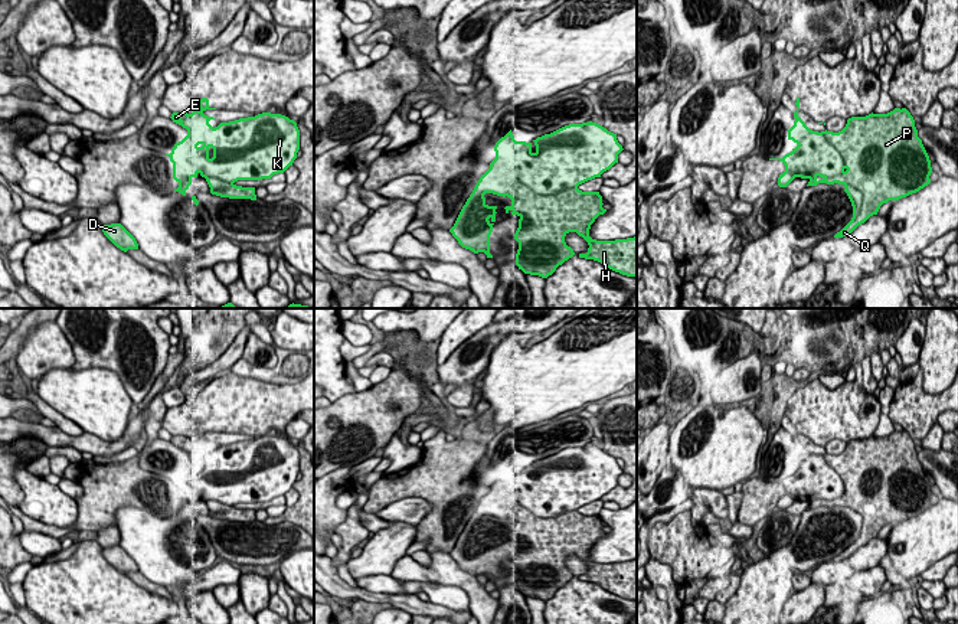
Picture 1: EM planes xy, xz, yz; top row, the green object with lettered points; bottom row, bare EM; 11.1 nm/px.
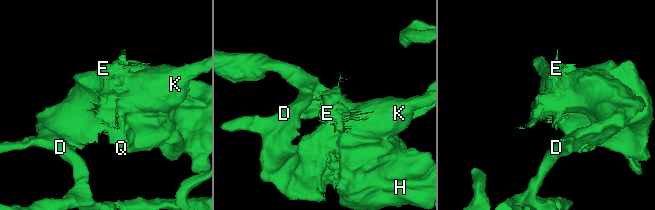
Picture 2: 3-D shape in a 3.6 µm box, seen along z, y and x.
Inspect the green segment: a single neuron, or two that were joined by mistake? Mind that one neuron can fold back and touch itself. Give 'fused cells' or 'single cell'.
fused cells

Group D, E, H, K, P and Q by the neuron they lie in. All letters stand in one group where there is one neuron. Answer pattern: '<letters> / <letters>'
D E H P Q / K

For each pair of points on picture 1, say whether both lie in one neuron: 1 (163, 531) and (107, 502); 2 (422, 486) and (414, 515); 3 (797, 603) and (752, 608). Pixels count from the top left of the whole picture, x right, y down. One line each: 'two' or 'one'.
1: two
2: two
3: two

